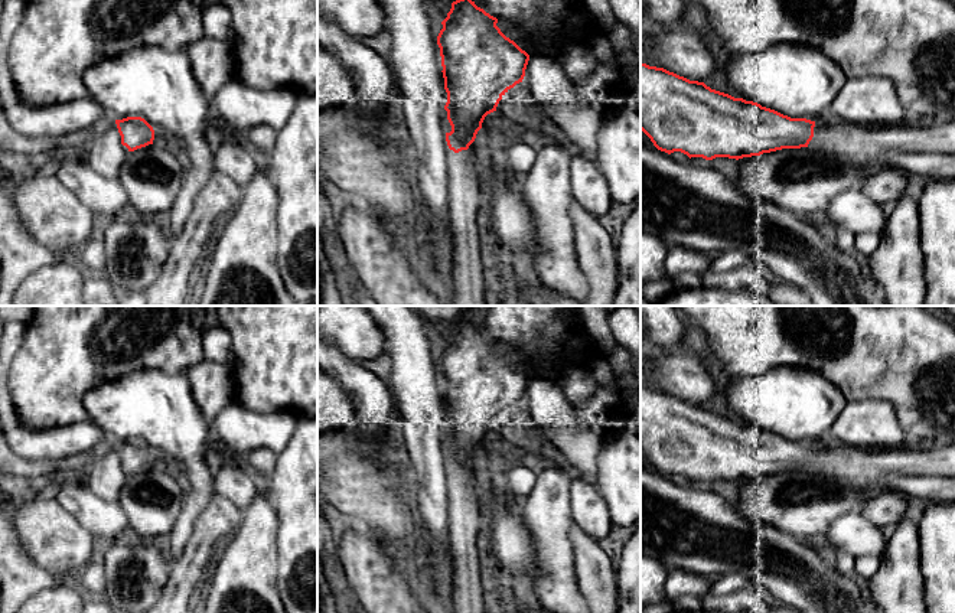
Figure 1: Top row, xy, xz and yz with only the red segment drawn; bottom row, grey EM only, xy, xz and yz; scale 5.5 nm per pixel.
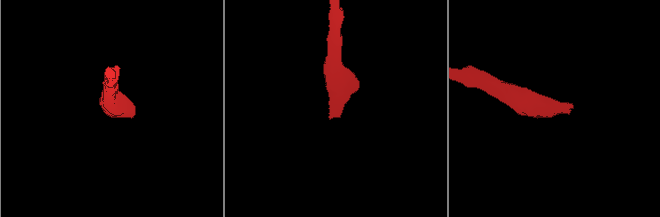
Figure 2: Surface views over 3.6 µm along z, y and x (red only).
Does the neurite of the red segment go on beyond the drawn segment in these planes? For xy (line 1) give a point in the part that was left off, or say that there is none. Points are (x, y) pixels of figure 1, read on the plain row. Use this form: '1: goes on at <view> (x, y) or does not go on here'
1: does not go on here

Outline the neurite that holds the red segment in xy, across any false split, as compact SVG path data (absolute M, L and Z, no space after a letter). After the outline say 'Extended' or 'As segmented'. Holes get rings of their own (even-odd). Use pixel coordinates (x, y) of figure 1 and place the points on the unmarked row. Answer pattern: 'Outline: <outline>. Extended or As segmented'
Outline: M127 440L115 443L115 447L121 459L121 467L126 469L128 475L153 467L154 453L144 441Z. As segmented

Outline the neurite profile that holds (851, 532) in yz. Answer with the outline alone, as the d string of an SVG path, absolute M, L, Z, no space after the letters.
M850 512L834 519L821 541L829 552L845 551L854 558L884 554L887 531L877 528L861 512Z

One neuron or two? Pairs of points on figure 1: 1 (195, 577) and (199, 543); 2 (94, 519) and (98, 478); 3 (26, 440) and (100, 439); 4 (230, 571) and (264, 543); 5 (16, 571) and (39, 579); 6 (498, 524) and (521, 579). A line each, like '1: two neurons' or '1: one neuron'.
1: one neuron
2: two neurons
3: one neuron
4: one neuron
5: one neuron
6: one neuron

